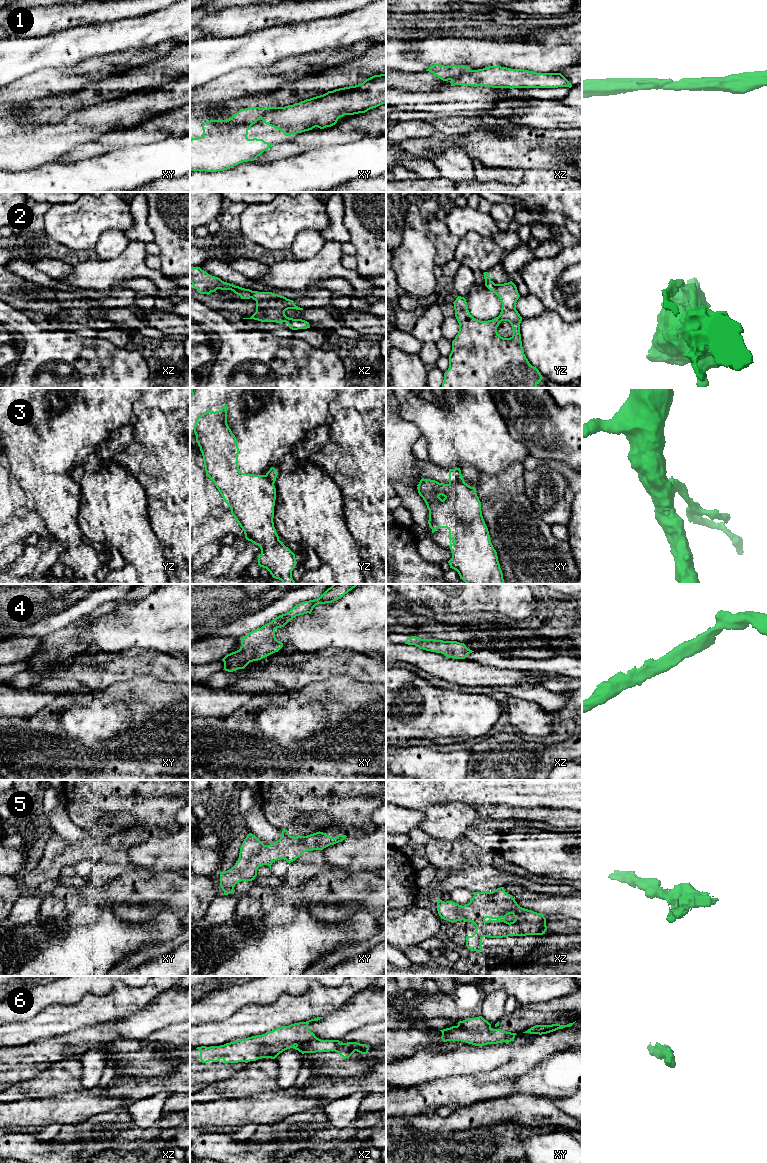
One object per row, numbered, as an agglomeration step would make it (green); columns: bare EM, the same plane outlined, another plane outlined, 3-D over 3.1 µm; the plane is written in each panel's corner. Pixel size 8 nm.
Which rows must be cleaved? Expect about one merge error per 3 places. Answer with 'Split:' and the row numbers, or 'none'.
Split: 2, 3, 6

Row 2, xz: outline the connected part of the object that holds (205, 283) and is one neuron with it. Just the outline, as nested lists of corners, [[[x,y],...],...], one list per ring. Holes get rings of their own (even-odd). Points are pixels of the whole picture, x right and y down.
[[[190,267],[190,282],[200,294],[209,295],[217,289],[231,290],[239,295],[241,299],[250,299],[253,292],[250,289],[224,282],[220,278],[208,274],[200,267]]]

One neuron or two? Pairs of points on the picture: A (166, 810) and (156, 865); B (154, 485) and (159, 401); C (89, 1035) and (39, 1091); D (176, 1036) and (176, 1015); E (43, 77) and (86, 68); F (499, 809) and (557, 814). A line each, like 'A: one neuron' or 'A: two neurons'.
A: two neurons
B: one neuron
C: two neurons
D: two neurons
E: one neuron
F: one neuron

